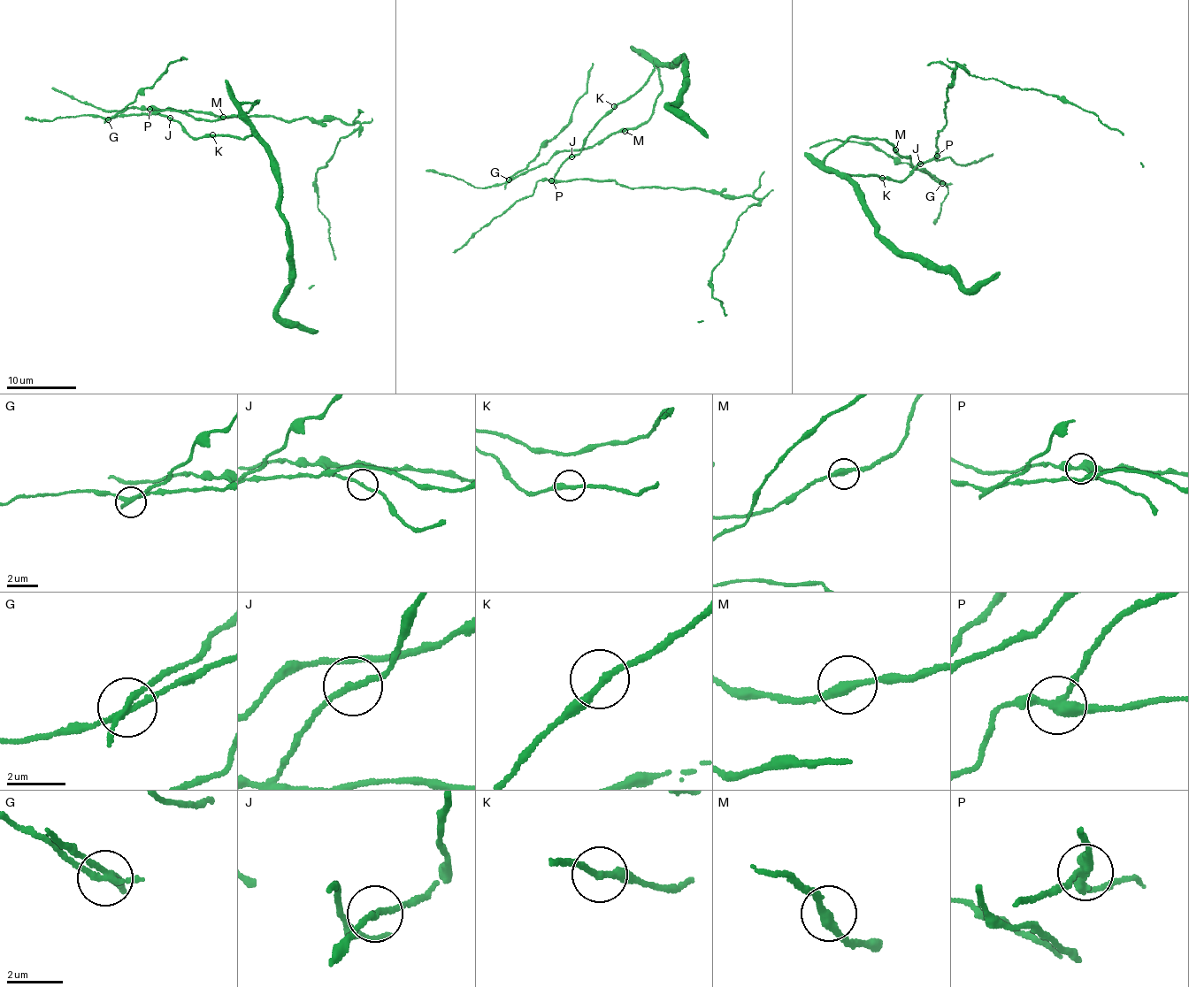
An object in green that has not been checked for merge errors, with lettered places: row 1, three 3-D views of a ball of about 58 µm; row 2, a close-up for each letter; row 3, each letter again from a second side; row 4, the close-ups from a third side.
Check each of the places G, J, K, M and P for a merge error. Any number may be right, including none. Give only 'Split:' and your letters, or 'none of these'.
Split: G, P

